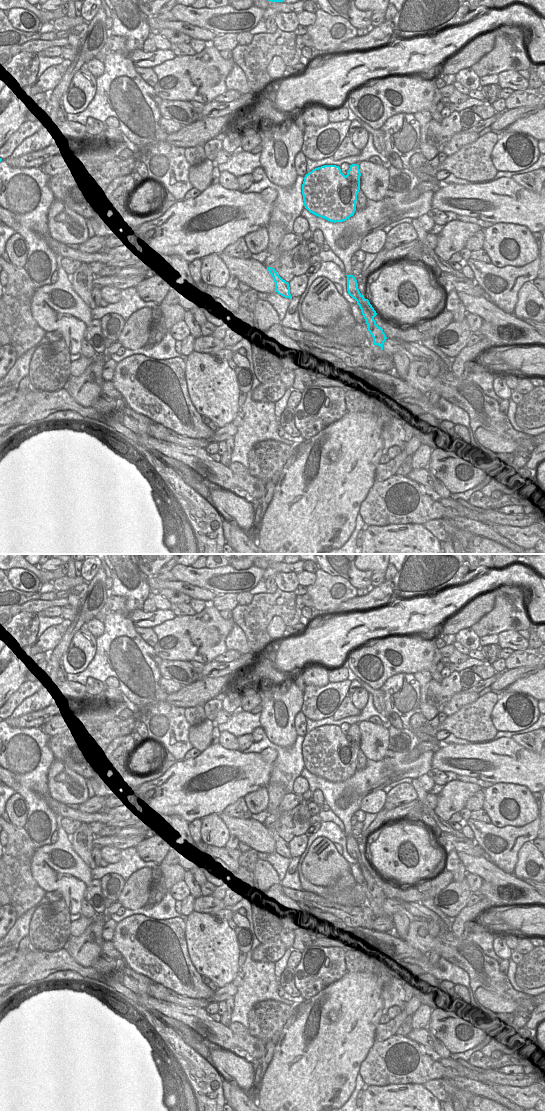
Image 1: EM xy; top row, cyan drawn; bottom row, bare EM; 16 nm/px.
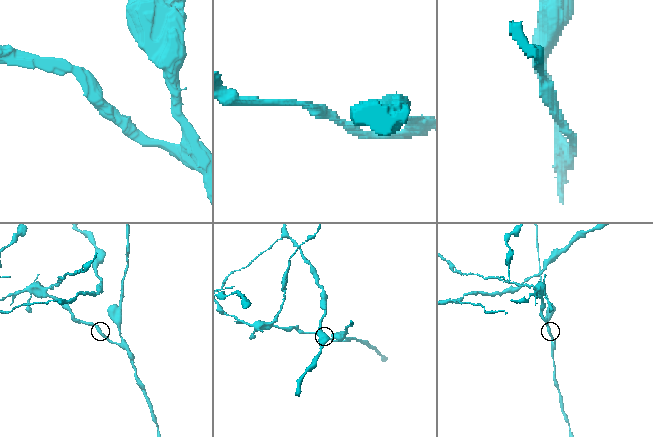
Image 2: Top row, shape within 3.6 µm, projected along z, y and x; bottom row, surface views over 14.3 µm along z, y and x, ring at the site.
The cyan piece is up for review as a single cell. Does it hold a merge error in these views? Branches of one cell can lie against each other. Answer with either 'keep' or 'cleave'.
cleave

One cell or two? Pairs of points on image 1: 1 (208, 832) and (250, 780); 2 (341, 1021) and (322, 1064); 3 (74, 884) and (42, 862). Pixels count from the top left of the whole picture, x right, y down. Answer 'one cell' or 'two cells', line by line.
1: two cells
2: one cell
3: one cell

